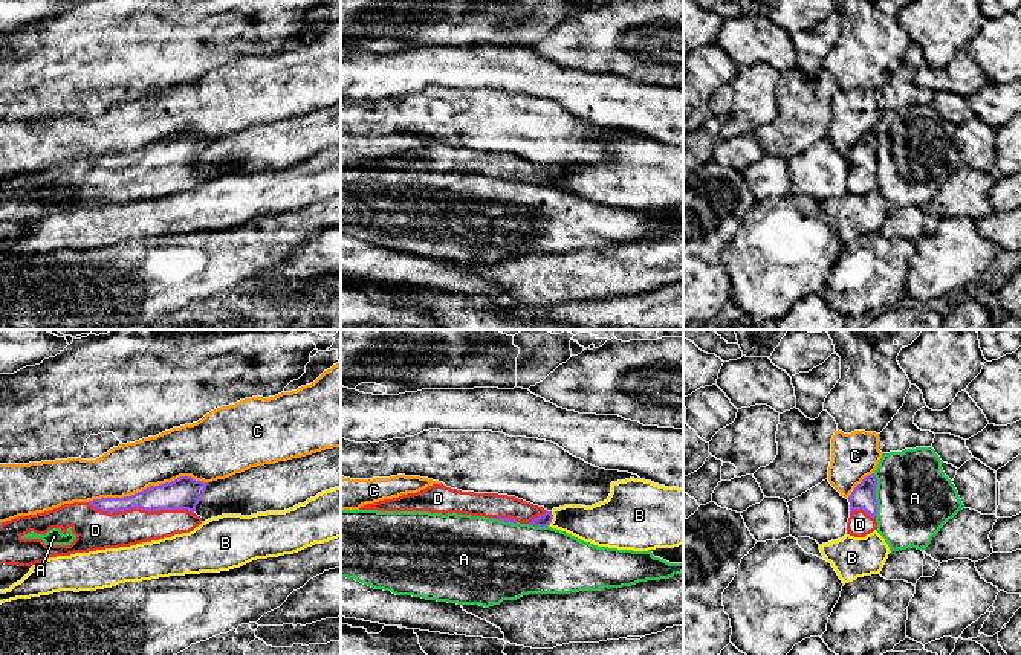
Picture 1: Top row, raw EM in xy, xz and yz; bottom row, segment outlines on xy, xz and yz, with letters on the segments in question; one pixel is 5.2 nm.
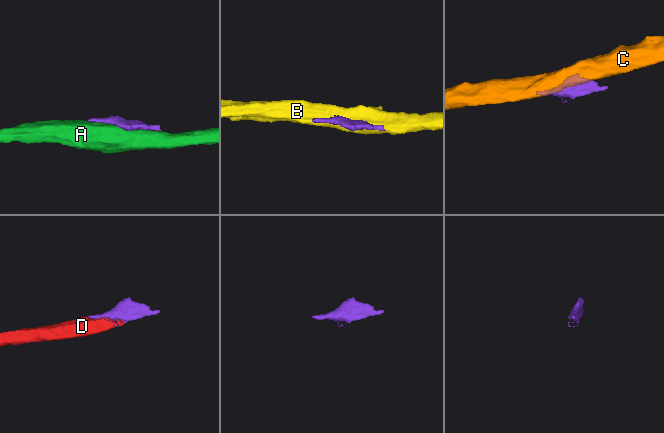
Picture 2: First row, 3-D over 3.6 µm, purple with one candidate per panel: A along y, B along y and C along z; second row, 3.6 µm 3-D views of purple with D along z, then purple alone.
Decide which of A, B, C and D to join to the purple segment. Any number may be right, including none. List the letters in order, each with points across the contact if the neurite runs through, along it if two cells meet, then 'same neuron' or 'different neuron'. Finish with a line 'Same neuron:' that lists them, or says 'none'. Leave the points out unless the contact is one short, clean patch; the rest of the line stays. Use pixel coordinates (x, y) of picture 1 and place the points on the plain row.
A: different neuron
B: different neuron
C: different neuron
D: same neuron
Same neuron: D

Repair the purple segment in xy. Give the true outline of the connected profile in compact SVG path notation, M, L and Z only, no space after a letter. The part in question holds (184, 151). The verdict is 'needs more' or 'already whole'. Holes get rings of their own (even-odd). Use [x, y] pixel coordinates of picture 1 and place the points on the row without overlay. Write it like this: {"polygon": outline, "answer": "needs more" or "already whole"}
{"polygon": "M180 134L131 154L64 162L2 180L0 223L31 224L49 215L130 205L190 191L202 182L194 169L206 144L208 140L191 134ZM69 185L76 194L70 203L46 203L41 197L23 195L31 189L46 192L52 186L66 192Z", "answer": "needs more"}

